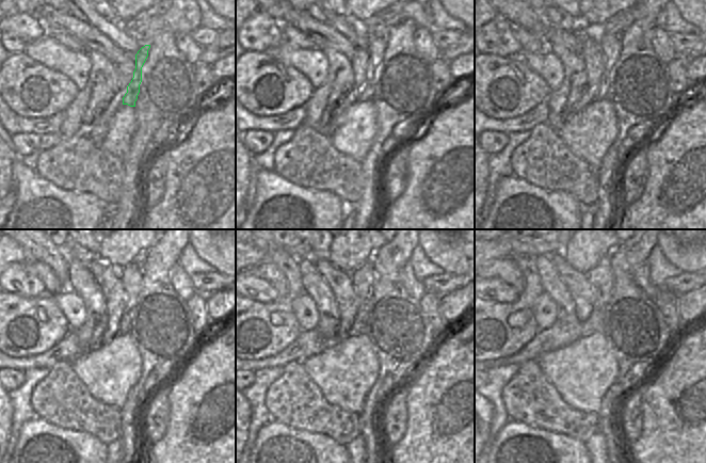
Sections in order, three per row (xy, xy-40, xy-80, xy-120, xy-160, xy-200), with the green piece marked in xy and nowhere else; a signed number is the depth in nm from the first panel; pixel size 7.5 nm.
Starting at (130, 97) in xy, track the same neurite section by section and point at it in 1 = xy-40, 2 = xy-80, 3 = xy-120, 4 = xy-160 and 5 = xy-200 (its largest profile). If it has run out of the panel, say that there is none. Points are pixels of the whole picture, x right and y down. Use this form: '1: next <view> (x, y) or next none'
1: next xy-40 (375, 47)
2: next xy-80 (611, 44)
3: next xy-120 (130, 275)
4: next xy-160 (363, 278)
5: next xy-200 (600, 278)

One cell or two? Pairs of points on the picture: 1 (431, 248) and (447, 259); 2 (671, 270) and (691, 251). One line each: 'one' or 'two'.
1: one
2: two

